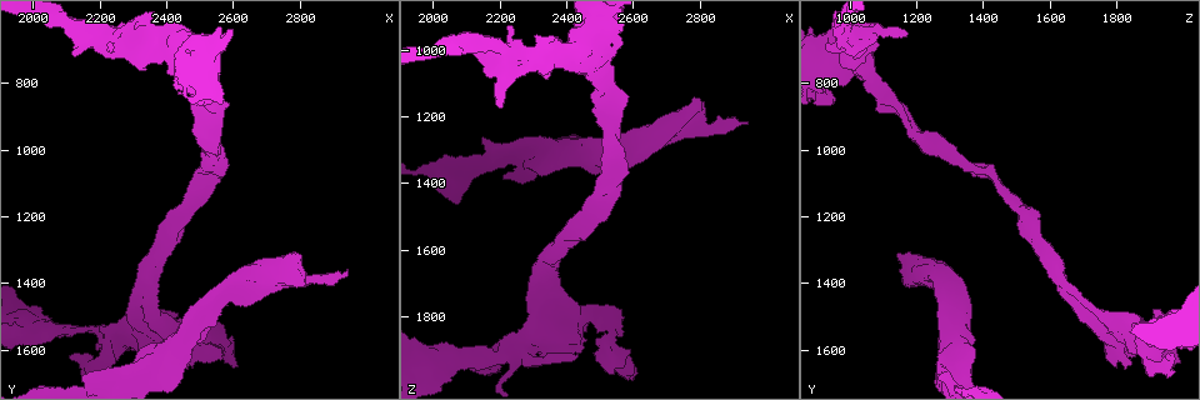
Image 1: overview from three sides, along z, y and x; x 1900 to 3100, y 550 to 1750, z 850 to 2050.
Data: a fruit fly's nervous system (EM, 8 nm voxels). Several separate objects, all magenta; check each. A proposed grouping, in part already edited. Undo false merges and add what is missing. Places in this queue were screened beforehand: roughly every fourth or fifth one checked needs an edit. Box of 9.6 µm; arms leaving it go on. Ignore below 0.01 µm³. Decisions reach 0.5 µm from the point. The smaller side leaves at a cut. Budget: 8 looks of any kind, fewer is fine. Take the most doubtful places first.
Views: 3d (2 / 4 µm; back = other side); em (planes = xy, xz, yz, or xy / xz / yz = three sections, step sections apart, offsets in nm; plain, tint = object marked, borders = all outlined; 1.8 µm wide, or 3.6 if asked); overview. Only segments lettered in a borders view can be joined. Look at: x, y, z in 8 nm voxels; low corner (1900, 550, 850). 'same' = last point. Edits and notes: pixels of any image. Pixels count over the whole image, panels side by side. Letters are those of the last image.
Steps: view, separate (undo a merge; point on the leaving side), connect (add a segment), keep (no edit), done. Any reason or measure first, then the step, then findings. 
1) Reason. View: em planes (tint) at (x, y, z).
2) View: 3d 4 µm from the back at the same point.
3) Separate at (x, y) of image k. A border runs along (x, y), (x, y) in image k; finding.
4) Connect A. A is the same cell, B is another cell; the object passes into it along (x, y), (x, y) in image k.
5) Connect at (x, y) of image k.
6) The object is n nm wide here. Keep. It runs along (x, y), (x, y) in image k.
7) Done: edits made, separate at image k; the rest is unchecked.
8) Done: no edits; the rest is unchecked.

Sharp bend. View: em xz step 4 (tint) at (2510, 1590, 1800).

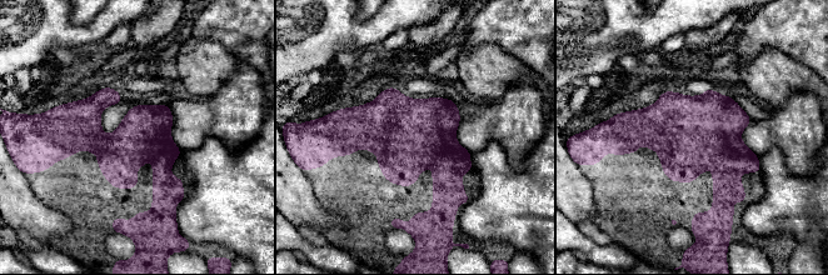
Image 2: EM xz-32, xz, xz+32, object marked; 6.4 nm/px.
View: em yz step 16 (borders) at the same point.

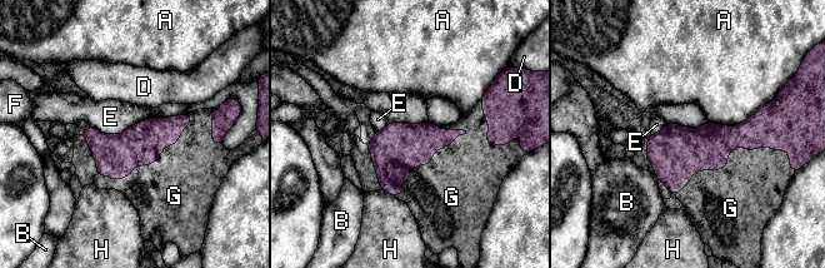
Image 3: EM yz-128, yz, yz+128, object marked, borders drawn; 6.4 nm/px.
The longest contact is with E, 650 nm. Connect G. G is the same cell, A, B, D, E, F and H are other cells; it goes on there.

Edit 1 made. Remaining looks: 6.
View: em yz step 16 (borders) at (2220, 670, 920).

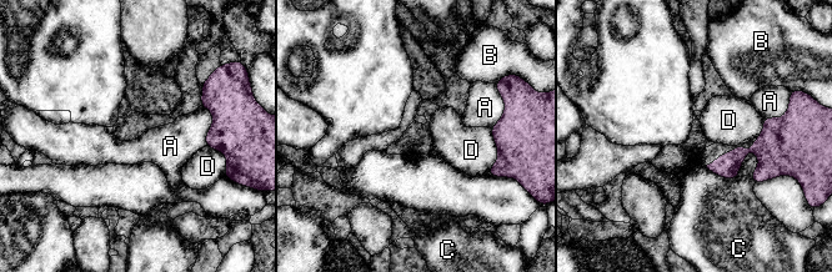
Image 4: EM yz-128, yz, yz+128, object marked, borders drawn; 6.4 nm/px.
Keep. A, B, C and D are other cells; none of them fits.

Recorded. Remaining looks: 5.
Closes a loop. View: em planes (borders) at (2300, 1470, 1720).

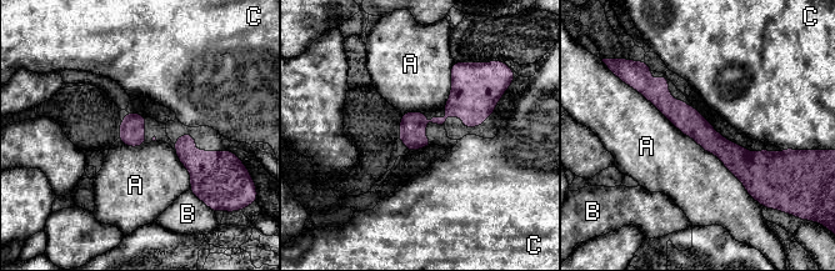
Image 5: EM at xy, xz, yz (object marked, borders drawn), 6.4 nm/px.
Keep. A, B and C are other cells; it runs along (640, 88), (734, 157), (770, 157) in image 5; one neuron here.

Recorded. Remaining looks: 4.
View: 3d 4 µm at (2380, 1630, 1290).

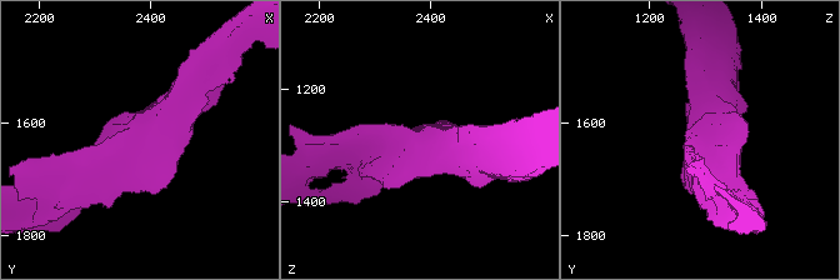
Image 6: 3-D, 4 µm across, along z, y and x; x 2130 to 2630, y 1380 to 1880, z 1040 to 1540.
View: em xz step 8 (tint) at (2380, 1625, 1300).

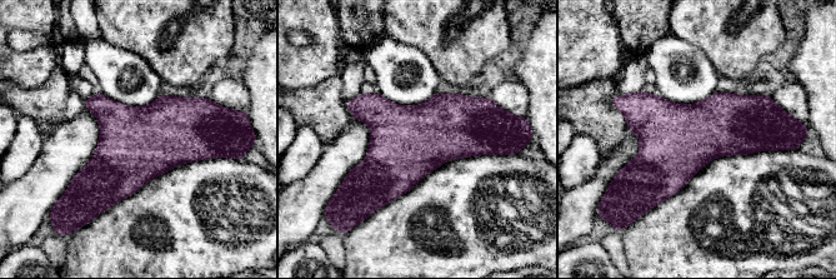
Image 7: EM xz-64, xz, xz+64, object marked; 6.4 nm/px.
View: em yz step 8 (borders) at the same point.

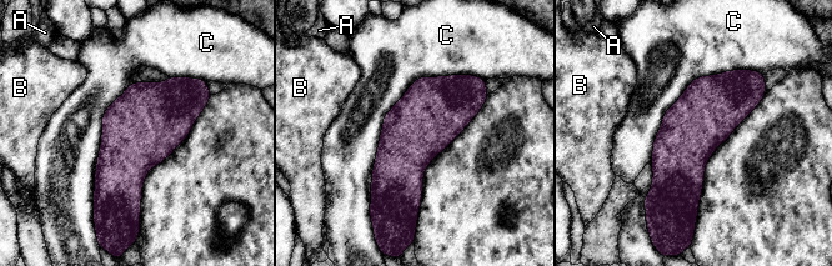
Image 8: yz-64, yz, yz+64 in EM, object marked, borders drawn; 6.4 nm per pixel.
The longest contact is with C, 1100 nm. Keep. A, B and C are other cells; a border runs along (479, 76), (369, 209) in image 8; continuous, no second neuron.

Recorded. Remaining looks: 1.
Done: edits made, connect at image 3; the rest is unchecked.

